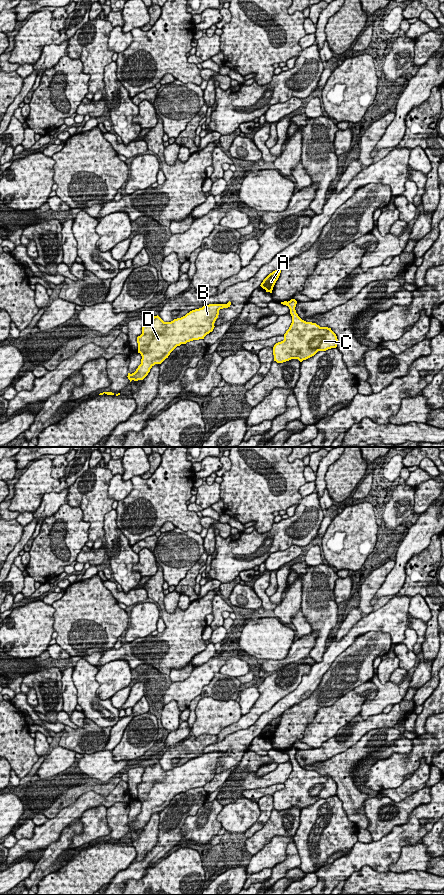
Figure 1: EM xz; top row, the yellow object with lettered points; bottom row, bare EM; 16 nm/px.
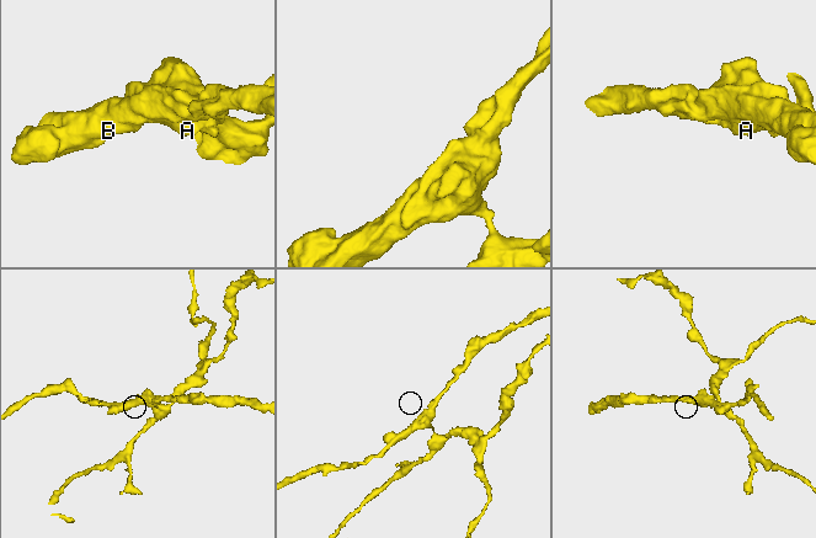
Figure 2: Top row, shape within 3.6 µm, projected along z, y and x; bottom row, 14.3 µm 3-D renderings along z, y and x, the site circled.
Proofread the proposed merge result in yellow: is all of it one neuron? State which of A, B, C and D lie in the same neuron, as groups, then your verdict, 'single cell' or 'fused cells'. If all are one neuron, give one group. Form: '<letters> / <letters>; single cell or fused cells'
A B D / C; fused cells

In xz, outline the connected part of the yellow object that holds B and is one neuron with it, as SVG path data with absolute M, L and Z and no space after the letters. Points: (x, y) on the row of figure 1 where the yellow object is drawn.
M230 301L227 304L205 305L171 322L164 322L158 315L146 318L142 334L137 337L141 364L134 373L128 373L130 382L143 380L150 369L155 364L161 364L177 346L204 339L213 331L219 310L230 305Z

